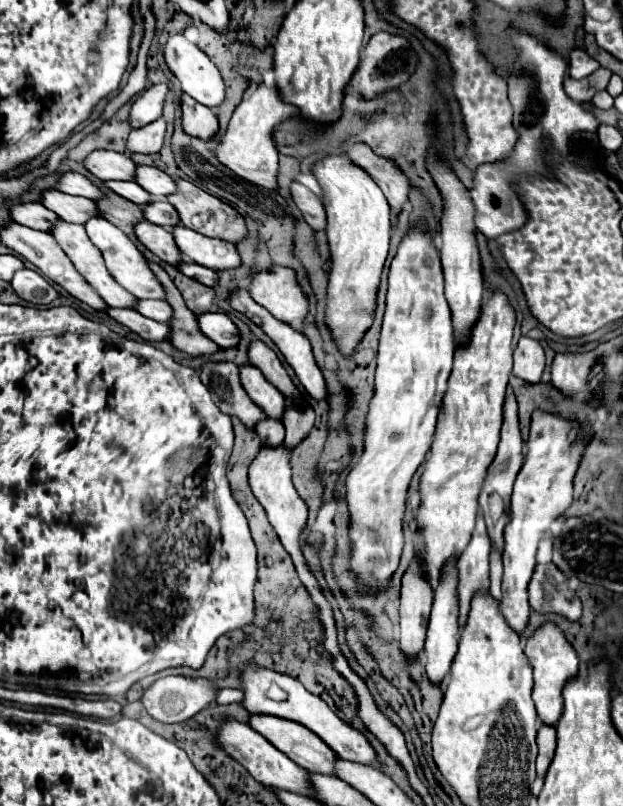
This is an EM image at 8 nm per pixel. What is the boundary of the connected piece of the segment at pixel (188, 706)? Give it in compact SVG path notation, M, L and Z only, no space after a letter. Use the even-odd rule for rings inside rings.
M168 675L158 681L154 681L144 693L142 693L142 705L144 709L162 723L180 723L190 717L194 717L198 711L214 703L218 697L218 687L214 679L208 677L186 677L186 675Z

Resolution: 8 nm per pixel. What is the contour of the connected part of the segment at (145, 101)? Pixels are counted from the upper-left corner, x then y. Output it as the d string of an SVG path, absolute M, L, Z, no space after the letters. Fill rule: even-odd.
M150 85L132 105L130 109L130 125L132 127L144 127L156 119L162 117L164 101L168 95L168 85Z

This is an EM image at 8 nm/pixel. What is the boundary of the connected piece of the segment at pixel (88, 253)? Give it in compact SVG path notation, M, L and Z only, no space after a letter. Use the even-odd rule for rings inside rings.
M58 221L50 233L56 237L56 241L62 245L64 253L70 257L70 261L76 265L76 269L84 275L84 279L94 285L94 289L100 293L100 297L110 305L110 307L120 307L120 309L134 309L134 301L138 301L134 295L126 293L126 289L122 289L122 285L118 285L118 281L114 281L114 277L110 277L106 263L102 263L102 253L98 253L98 249L94 247L94 243L86 237L86 229L84 225L74 225L74 223L66 223L66 221Z

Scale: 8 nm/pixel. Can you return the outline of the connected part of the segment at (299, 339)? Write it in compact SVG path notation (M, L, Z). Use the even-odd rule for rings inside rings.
M238 289L238 291L232 295L230 303L232 303L232 307L234 307L236 311L244 313L244 315L250 317L256 325L260 325L260 327L264 329L264 333L276 343L276 347L282 351L282 355L286 357L286 361L290 363L290 367L294 369L294 373L298 375L298 379L300 379L300 383L304 385L306 393L308 393L312 399L316 399L316 401L328 401L328 387L326 387L326 381L324 381L324 377L322 377L322 371L320 371L320 367L318 367L318 363L316 363L316 359L314 359L312 345L310 345L310 341L306 339L306 335L300 333L300 331L296 331L296 329L290 327L288 323L282 323L282 321L278 321L276 317L272 317L266 309L262 309L262 307L248 295L246 289Z

